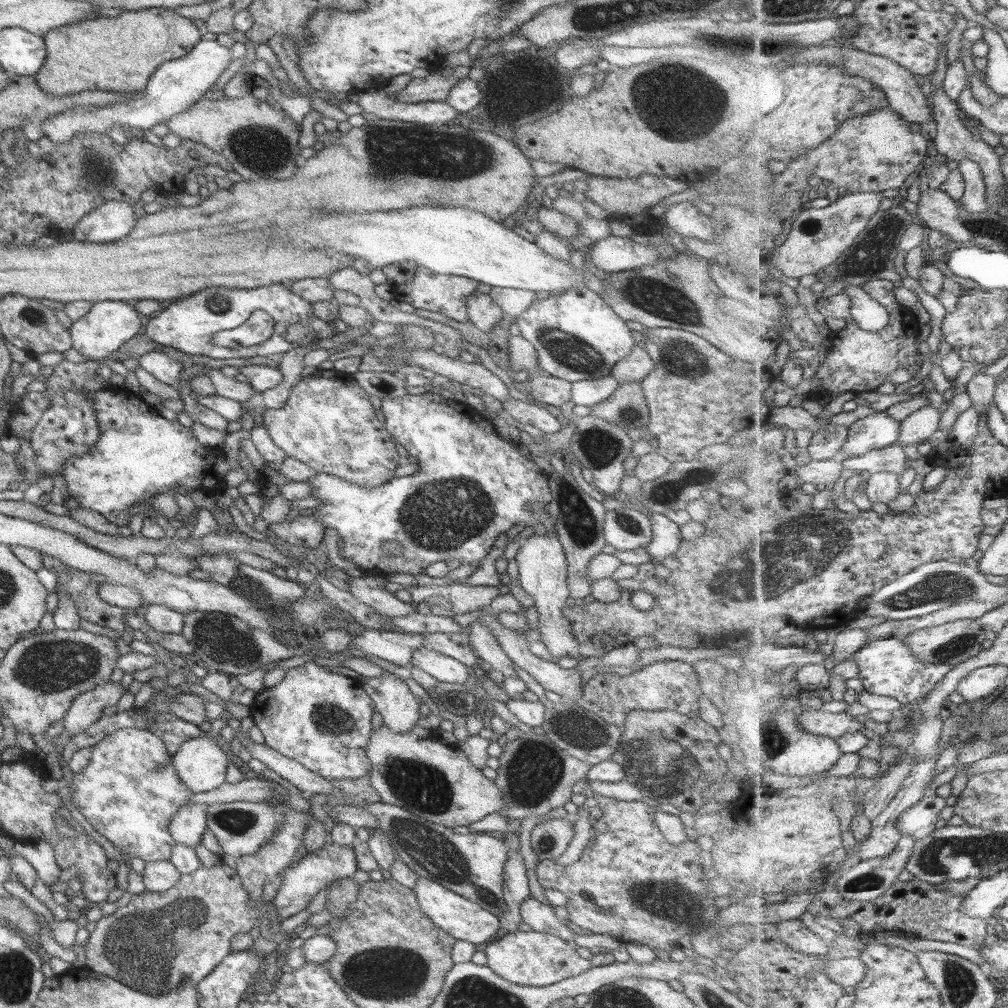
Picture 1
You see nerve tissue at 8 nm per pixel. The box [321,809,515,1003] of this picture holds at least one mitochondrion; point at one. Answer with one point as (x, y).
(366, 974)

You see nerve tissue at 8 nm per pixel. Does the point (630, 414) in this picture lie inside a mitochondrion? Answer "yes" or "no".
yes

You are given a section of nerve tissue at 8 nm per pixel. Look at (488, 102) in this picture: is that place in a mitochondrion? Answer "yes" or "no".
no

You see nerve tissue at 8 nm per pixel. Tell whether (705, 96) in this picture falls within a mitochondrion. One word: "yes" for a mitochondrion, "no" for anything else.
yes

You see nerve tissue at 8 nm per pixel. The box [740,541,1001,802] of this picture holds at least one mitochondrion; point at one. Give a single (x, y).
(943, 587)

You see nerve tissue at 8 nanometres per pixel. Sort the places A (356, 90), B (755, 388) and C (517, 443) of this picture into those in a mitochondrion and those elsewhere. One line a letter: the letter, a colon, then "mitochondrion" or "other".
A: other
B: other
C: other

